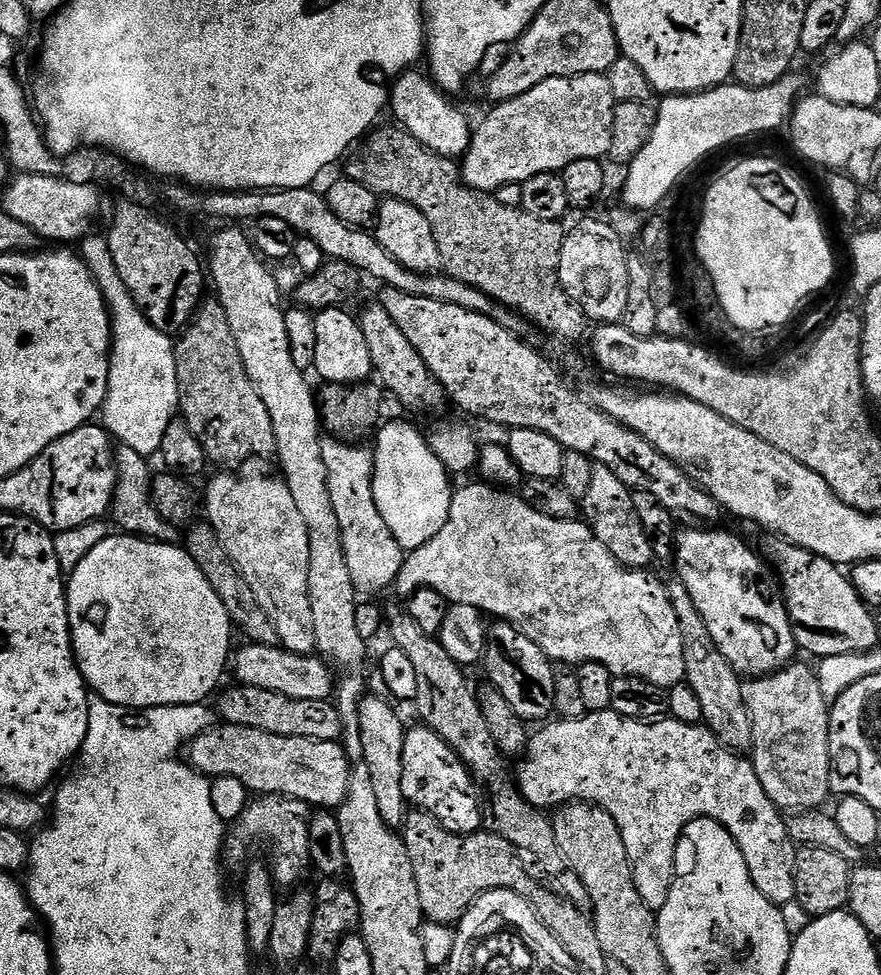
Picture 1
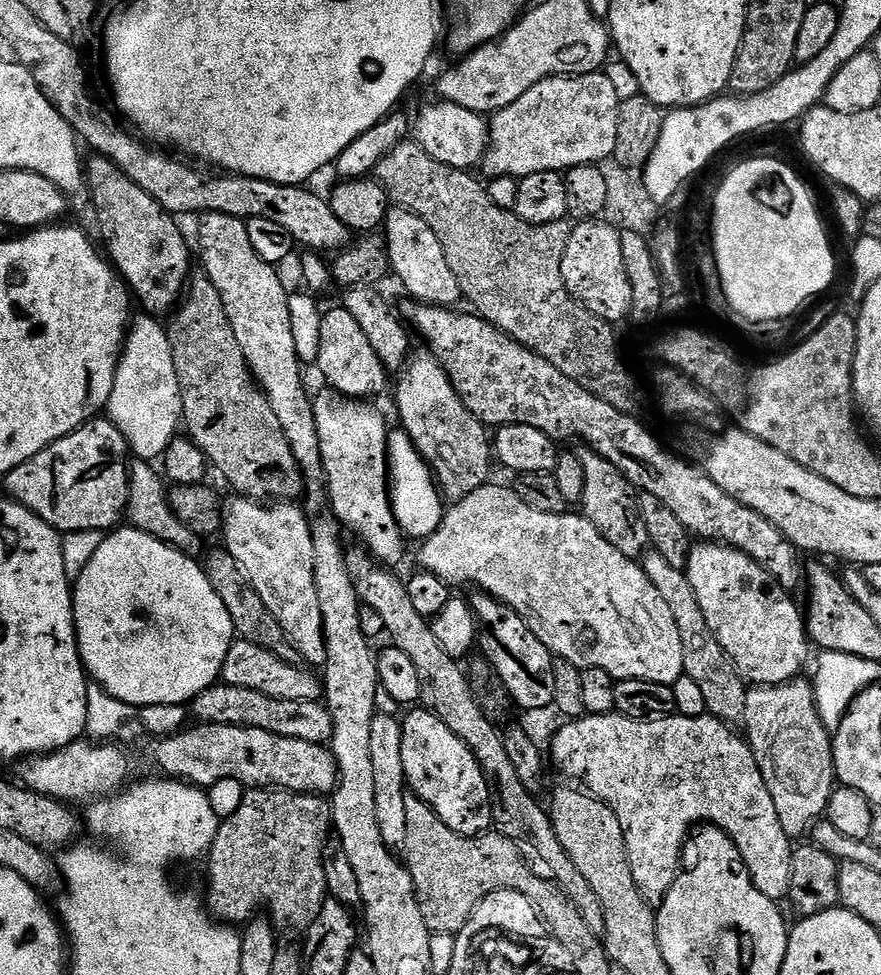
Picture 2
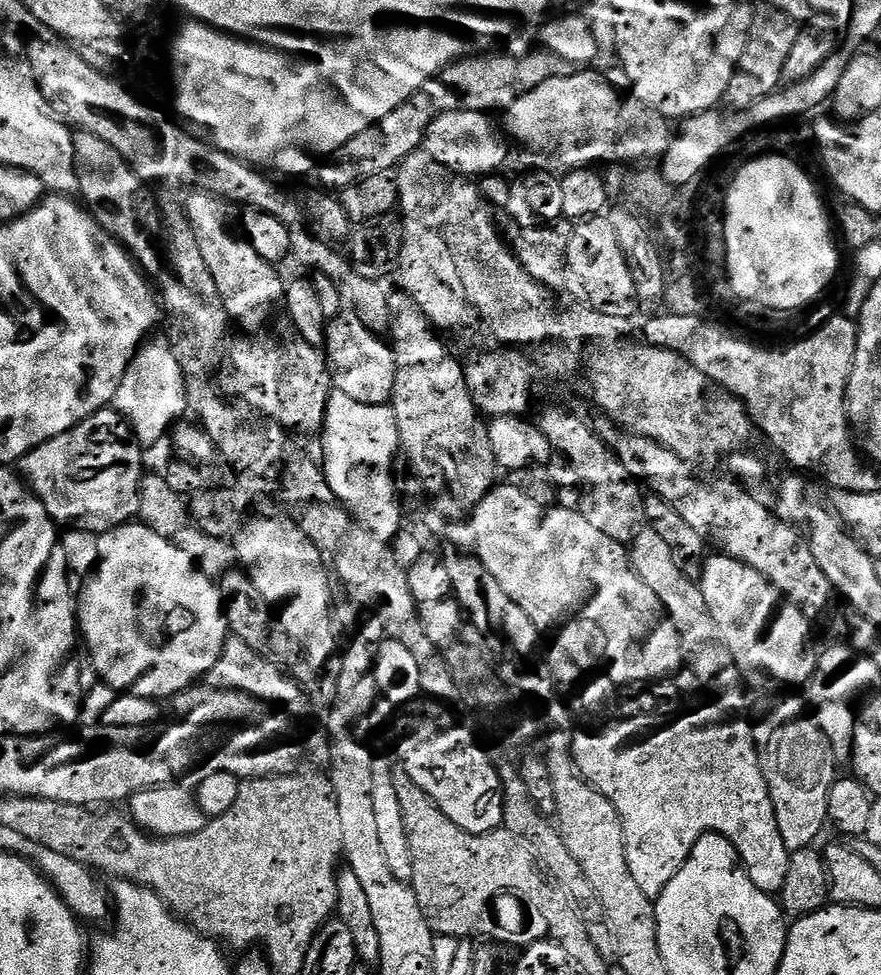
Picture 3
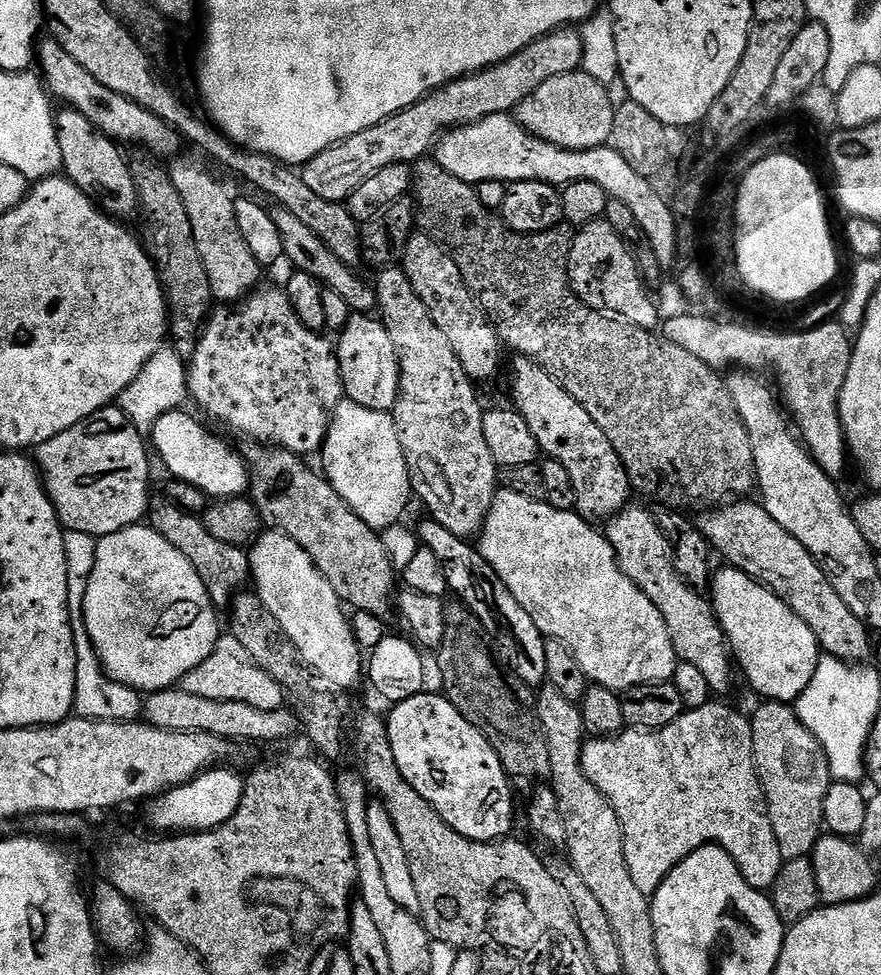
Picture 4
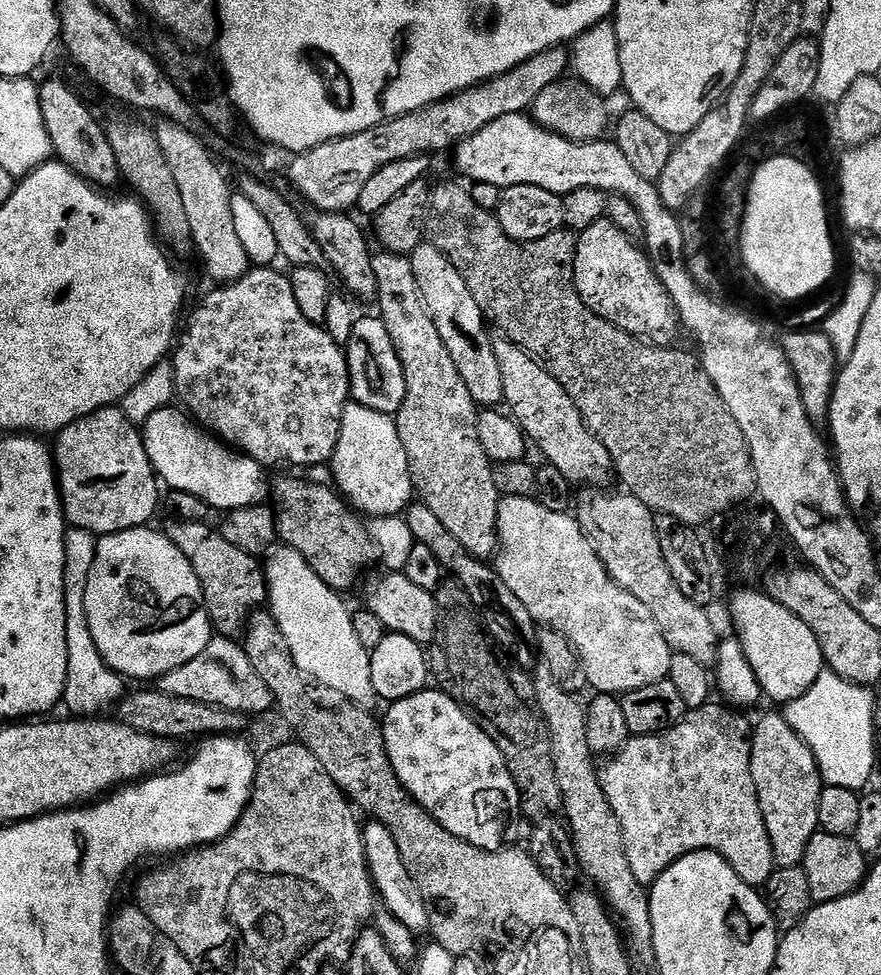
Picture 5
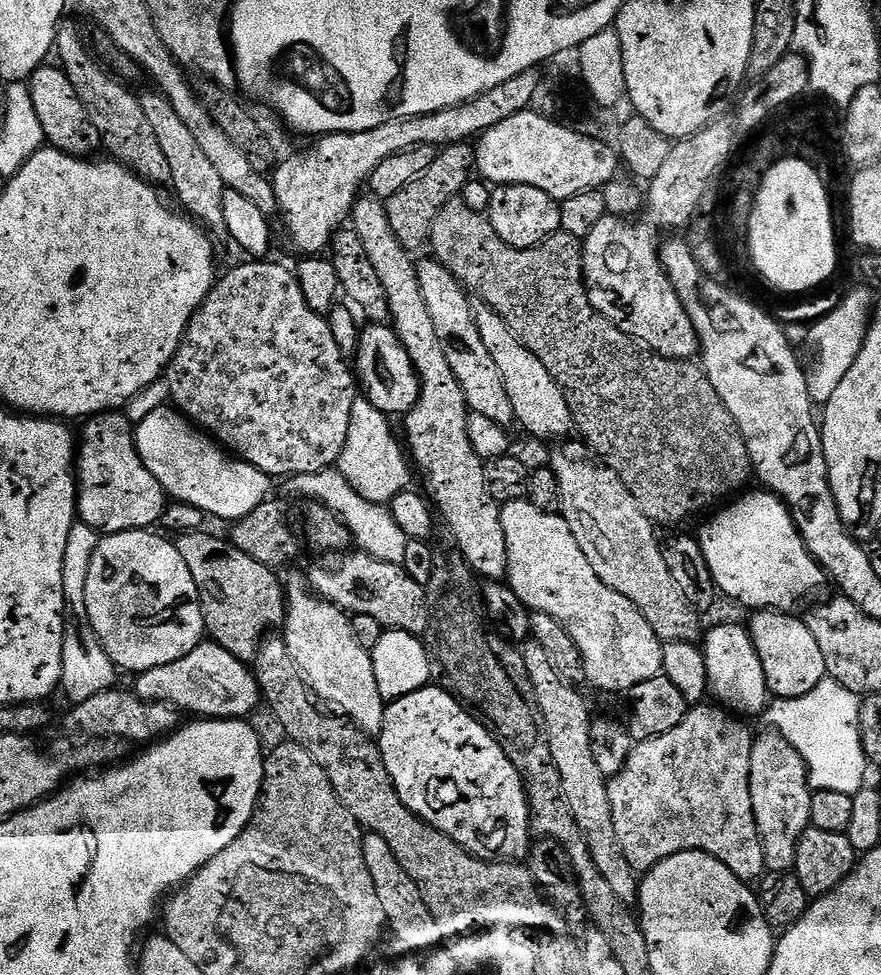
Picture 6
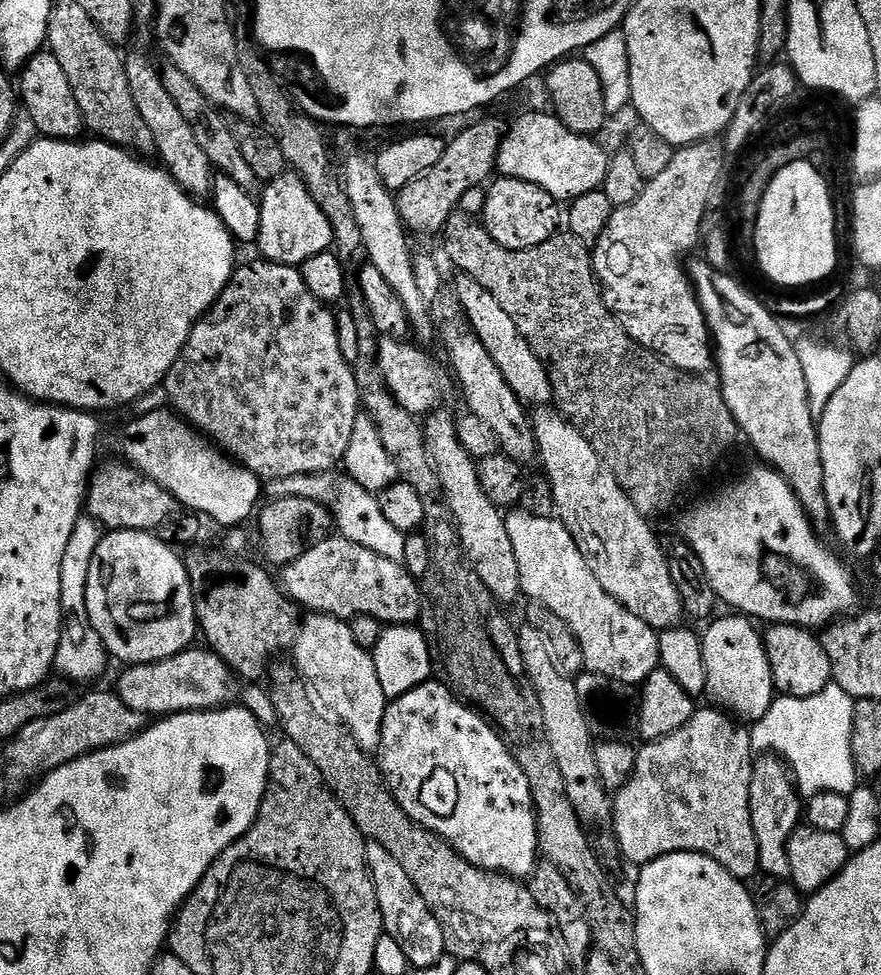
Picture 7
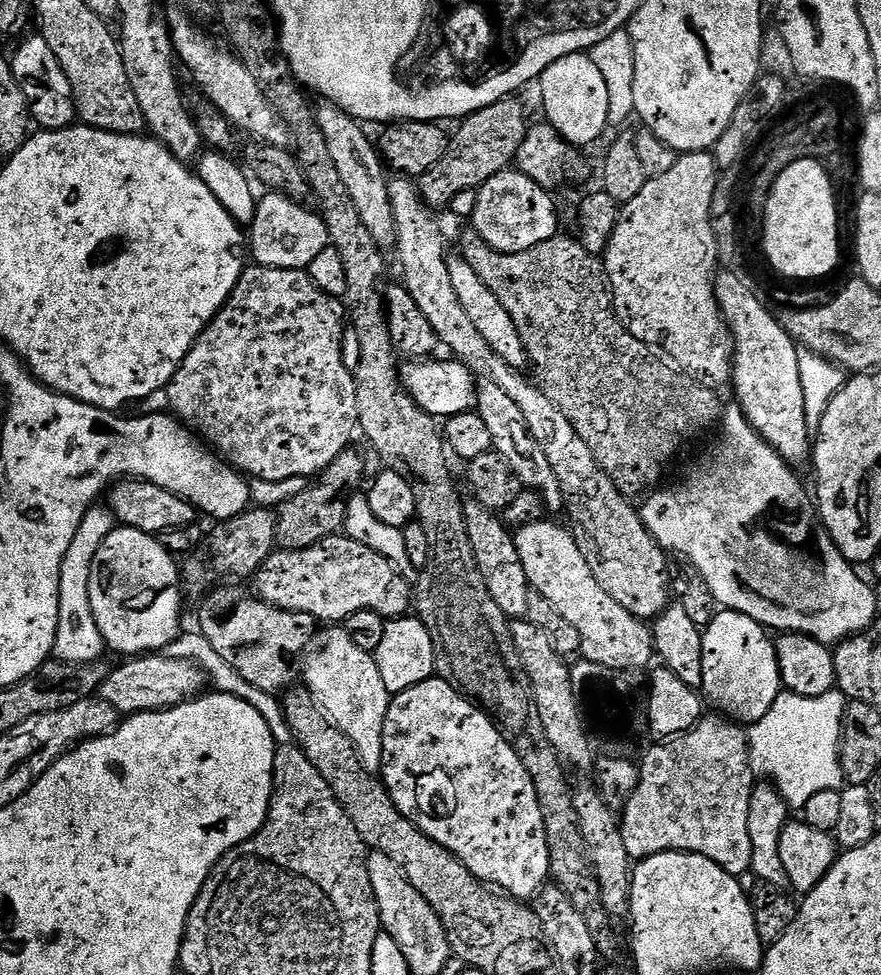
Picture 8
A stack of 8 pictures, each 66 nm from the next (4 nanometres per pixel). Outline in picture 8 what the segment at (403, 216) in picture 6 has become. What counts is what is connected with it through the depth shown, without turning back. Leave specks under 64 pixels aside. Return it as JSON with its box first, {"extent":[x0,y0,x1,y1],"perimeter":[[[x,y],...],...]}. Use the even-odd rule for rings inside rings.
{"extent":[418,98,530,210],"perimeter":[[[509,98],[463,117],[458,127],[457,132],[451,133],[444,157],[418,180],[420,196],[433,210],[447,209],[462,191],[474,191],[490,182],[494,174],[511,169],[518,146],[522,146],[528,133],[530,119],[516,98]]]}

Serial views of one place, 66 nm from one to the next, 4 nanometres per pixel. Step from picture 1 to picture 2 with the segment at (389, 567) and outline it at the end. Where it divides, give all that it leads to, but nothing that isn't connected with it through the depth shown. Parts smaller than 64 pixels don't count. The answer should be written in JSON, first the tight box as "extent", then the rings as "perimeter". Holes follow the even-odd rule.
{"extent":[314,390,406,566],"perimeter":[[[324,390],[324,393],[314,400],[316,409],[316,425],[318,426],[318,446],[322,450],[324,463],[324,479],[328,485],[328,502],[331,515],[340,521],[357,536],[369,556],[374,557],[379,564],[397,566],[404,560],[404,544],[406,537],[394,518],[392,497],[390,495],[390,477],[388,474],[388,434],[390,425],[384,421],[380,412],[371,408],[371,403],[361,402],[356,398],[340,395],[335,390]]]}

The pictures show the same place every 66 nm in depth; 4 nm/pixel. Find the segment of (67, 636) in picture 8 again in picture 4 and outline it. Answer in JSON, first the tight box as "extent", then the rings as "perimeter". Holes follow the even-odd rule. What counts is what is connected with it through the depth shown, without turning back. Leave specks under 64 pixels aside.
{"extent":[65,531,142,721],"perimeter":[[[65,531],[66,586],[68,587],[68,613],[72,619],[76,665],[74,666],[74,712],[81,720],[131,720],[135,721],[142,712],[142,696],[135,688],[112,680],[100,667],[100,660],[92,645],[90,634],[84,628],[84,599],[90,574],[94,574],[97,537]]]}

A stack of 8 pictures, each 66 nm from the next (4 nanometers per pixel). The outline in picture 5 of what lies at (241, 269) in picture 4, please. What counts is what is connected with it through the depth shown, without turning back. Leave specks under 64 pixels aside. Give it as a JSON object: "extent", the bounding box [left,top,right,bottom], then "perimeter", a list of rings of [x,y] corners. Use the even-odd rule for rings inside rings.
{"extent":[154,123,250,285],"perimeter":[[[157,123],[154,131],[158,138],[158,146],[162,146],[162,154],[166,154],[166,162],[178,185],[182,203],[186,210],[186,218],[190,222],[190,234],[195,251],[200,251],[204,259],[204,268],[208,276],[217,285],[233,284],[250,270],[246,250],[234,227],[234,218],[230,211],[230,202],[234,188],[228,185],[224,172],[212,161],[206,145],[200,142],[201,137],[177,124]]]}

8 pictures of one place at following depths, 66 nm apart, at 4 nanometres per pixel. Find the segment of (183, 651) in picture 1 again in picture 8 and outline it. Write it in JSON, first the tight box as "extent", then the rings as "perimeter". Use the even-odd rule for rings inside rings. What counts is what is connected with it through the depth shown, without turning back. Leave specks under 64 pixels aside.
{"extent":[90,526,186,657],"perimeter":[[[123,526],[113,527],[98,554],[94,554],[94,566],[90,566],[90,610],[94,610],[94,622],[98,622],[98,630],[102,630],[105,645],[111,651],[113,648],[121,652],[121,657],[159,653],[180,635],[180,607],[186,596],[182,591],[181,569],[172,560],[175,560],[173,553],[167,552],[153,533]]]}

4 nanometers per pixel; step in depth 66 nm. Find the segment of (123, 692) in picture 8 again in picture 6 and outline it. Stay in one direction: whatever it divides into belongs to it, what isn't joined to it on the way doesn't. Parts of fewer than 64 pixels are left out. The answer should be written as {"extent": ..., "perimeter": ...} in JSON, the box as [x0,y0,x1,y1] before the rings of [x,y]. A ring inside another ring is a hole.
{"extent":[134,642,262,718],"perimeter":[[[211,642],[200,643],[186,658],[178,658],[178,662],[166,662],[166,666],[139,673],[135,680],[134,691],[141,700],[170,704],[184,714],[196,712],[192,714],[200,718],[248,718],[262,704],[256,673],[245,661],[234,658],[230,650],[222,650],[222,646]]]}

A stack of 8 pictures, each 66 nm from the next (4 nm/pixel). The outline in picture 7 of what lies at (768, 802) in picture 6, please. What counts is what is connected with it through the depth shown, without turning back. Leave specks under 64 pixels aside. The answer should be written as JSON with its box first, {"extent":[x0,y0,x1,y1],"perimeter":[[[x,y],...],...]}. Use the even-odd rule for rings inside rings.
{"extent":[750,754,802,882],"perimeter":[[[764,754],[753,763],[750,778],[750,818],[754,822],[754,838],[758,838],[758,862],[763,875],[776,882],[790,877],[788,843],[794,830],[802,824],[802,797],[791,768],[778,756]]]}

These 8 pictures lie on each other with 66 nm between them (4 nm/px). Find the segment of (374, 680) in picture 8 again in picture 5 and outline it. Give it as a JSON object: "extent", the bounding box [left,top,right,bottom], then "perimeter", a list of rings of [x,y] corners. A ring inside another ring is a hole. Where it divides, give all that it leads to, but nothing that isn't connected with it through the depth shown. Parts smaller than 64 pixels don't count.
{"extent":[264,546,377,706],"perimeter":[[[280,546],[268,558],[264,564],[264,577],[268,580],[267,607],[286,637],[286,646],[290,646],[298,670],[309,681],[317,680],[322,687],[337,692],[345,701],[361,706],[377,703],[372,658],[354,634],[352,612],[344,605],[345,597],[314,574],[298,550]]]}

